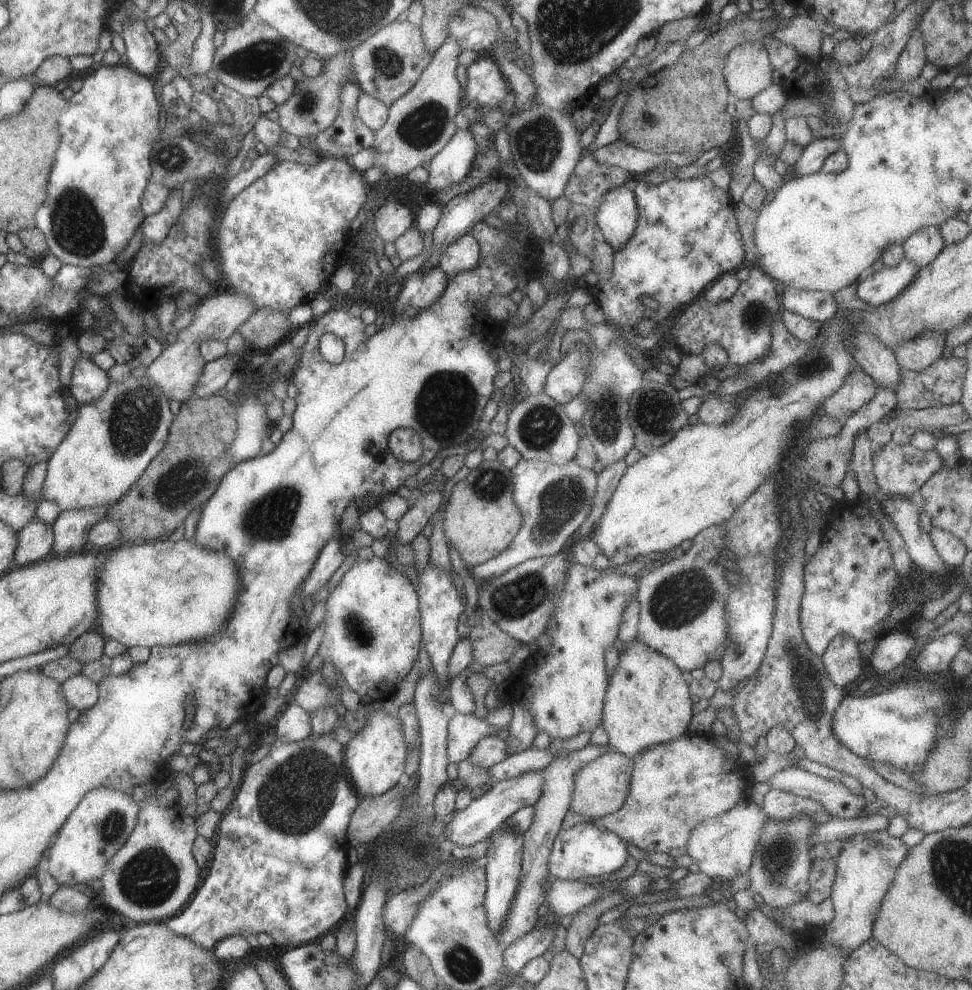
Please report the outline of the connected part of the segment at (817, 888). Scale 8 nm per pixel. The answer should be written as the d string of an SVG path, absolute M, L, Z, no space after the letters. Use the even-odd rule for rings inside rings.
M832 859L813 860L809 883L811 886L808 899L814 904L824 902L826 898L831 898L833 884L837 873L837 862Z

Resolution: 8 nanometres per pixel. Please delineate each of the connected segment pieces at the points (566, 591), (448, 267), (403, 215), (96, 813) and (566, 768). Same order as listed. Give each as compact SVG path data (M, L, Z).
M571 562L567 570L567 578L563 586L557 608L552 620L548 623L548 636L552 636L552 646L542 650L546 658L535 660L529 658L526 664L506 679L508 687L499 688L499 696L512 703L518 701L533 714L533 719L540 730L547 732L552 740L560 738L569 739L581 732L593 732L603 724L603 708L608 690L609 679L604 652L614 646L613 642L618 636L618 629L624 608L632 597L636 597L639 584L636 576L628 577L617 574L613 566L601 571L580 563Z
M470 234L449 242L439 256L438 265L449 276L449 280L463 270L472 270L478 266L480 247Z
M385 202L375 207L375 229L384 242L394 242L415 224L415 214L400 202Z
M100 787L89 790L58 831L45 865L60 887L101 878L106 865L134 832L140 804L119 790Z
M588 744L581 750L569 752L568 756L557 757L547 767L544 768L545 781L542 796L535 804L535 817L533 823L523 834L523 861L521 866L521 879L516 891L515 899L512 901L511 911L507 914L503 927L497 939L507 947L516 942L521 936L530 932L538 921L541 913L545 909L546 895L542 884L550 876L548 868L550 853L557 837L562 829L562 820L566 812L571 808L573 797L575 772L592 762L596 757L606 753L606 746Z

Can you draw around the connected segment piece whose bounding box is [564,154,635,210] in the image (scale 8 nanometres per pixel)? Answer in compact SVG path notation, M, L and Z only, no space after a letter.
M588 154L576 164L564 195L572 204L598 210L608 191L628 186L634 178L627 170L599 165L593 156Z

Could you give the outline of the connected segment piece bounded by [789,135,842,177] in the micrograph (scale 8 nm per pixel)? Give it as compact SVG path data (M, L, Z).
M838 135L834 137L814 138L805 146L797 162L790 168L790 175L799 177L820 172L824 161L841 148Z

